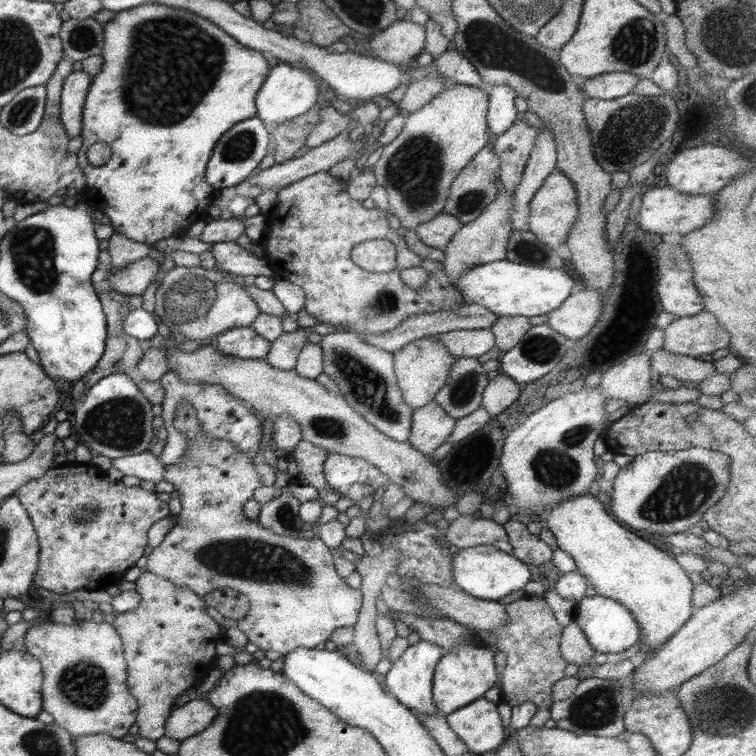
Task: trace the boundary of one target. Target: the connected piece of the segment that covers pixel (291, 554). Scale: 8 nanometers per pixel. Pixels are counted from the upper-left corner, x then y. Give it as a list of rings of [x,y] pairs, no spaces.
[[[181,400],[175,405],[172,426],[188,440],[188,450],[181,462],[163,467],[164,480],[179,493],[181,510],[161,543],[152,548],[143,570],[167,579],[177,587],[189,588],[198,597],[217,588],[232,588],[244,593],[249,600],[249,610],[239,620],[225,618],[209,607],[205,608],[205,612],[223,628],[239,629],[247,637],[247,642],[259,650],[273,650],[279,652],[280,656],[297,646],[307,649],[321,647],[329,640],[331,633],[341,631],[345,626],[353,626],[361,608],[362,594],[359,589],[347,586],[337,575],[328,546],[318,537],[279,536],[263,528],[256,520],[243,516],[243,504],[251,500],[253,490],[261,486],[252,460],[241,455],[233,443],[217,441],[201,434],[195,409],[187,401]]]

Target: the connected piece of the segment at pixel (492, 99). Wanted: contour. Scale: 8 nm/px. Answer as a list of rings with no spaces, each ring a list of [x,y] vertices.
[[[490,86],[487,89],[488,109],[486,126],[493,134],[503,134],[514,122],[517,110],[513,105],[516,94],[509,86]]]

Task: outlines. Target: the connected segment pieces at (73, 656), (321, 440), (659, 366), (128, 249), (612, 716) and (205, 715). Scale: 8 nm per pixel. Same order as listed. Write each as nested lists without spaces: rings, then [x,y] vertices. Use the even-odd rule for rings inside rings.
[[[75,619],[71,624],[47,620],[37,626],[29,626],[21,641],[22,648],[41,664],[42,709],[48,712],[54,723],[72,737],[108,734],[120,739],[135,722],[138,706],[126,685],[126,662],[119,634],[111,623]]]
[[[158,331],[149,340],[143,341],[141,348],[143,350],[151,347],[157,349],[165,349],[165,361],[169,371],[177,373],[177,377],[181,381],[199,381],[199,383],[211,383],[221,385],[223,389],[229,391],[233,397],[243,401],[252,414],[261,417],[262,423],[268,425],[274,422],[279,416],[291,416],[295,419],[295,423],[299,426],[303,439],[312,446],[317,446],[327,453],[336,453],[339,455],[349,456],[352,458],[361,458],[364,462],[371,464],[377,468],[381,474],[404,490],[404,494],[408,495],[413,502],[431,505],[435,511],[453,505],[457,498],[453,486],[445,486],[445,482],[441,482],[441,474],[439,470],[431,464],[431,459],[426,457],[412,448],[408,442],[394,442],[392,438],[380,434],[371,424],[368,424],[356,411],[351,410],[342,396],[336,392],[329,392],[315,379],[309,380],[301,378],[295,370],[281,370],[272,367],[265,360],[261,359],[245,359],[237,356],[222,354],[216,350],[216,346],[201,345],[192,352],[182,352],[177,347],[171,348],[165,344],[164,331]]]
[[[662,348],[650,352],[650,356],[651,369],[657,372],[663,381],[669,383],[687,381],[698,383],[715,373],[714,363],[667,352]]]
[[[113,232],[113,234],[107,238],[108,247],[107,252],[111,258],[110,270],[119,270],[123,266],[127,266],[129,262],[135,262],[139,258],[147,257],[147,254],[151,252],[152,245],[144,245],[120,234]]]
[[[588,677],[578,682],[569,698],[555,702],[550,708],[550,718],[555,727],[573,734],[592,734],[613,738],[624,731],[624,712],[620,685],[615,679]]]
[[[205,699],[191,700],[170,711],[165,720],[163,736],[181,742],[205,730],[215,716],[217,711]]]

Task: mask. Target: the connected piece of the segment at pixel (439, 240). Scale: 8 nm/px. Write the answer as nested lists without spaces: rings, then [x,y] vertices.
[[[439,213],[435,218],[415,227],[415,234],[423,244],[431,248],[445,250],[449,239],[457,232],[463,224],[446,213]]]

